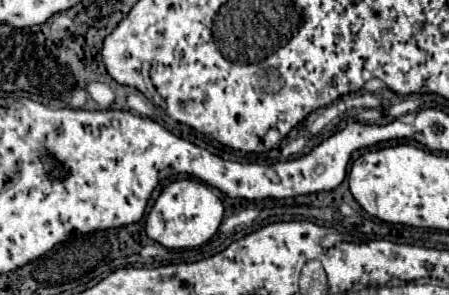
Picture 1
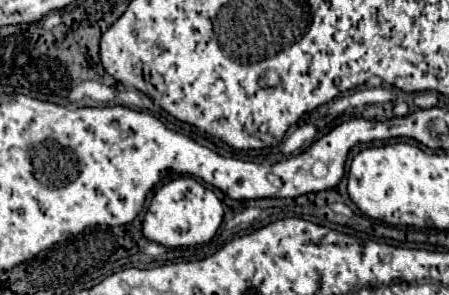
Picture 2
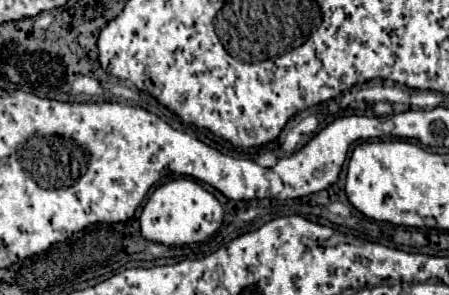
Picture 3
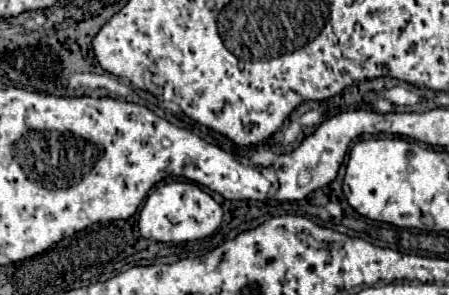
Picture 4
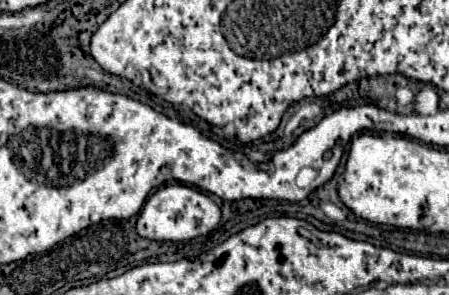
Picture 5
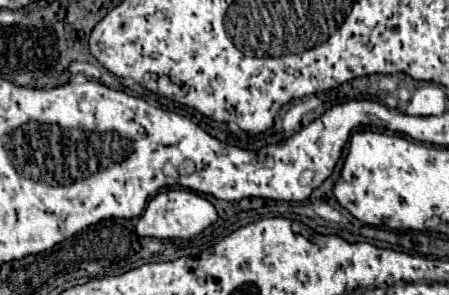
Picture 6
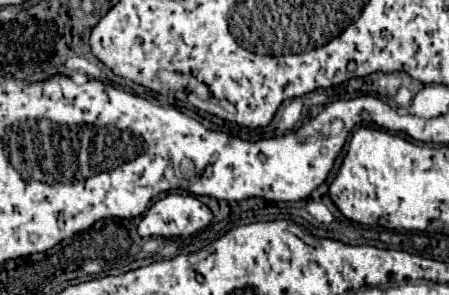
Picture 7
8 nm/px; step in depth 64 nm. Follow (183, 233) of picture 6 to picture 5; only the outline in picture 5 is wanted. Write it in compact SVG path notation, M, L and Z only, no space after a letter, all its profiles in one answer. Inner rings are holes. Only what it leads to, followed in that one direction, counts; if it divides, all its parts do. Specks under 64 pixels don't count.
M170 184L156 190L148 198L148 202L144 204L138 216L136 230L142 238L176 242L176 240L190 240L190 238L208 234L218 226L218 222L220 222L220 208L204 192L182 184Z

